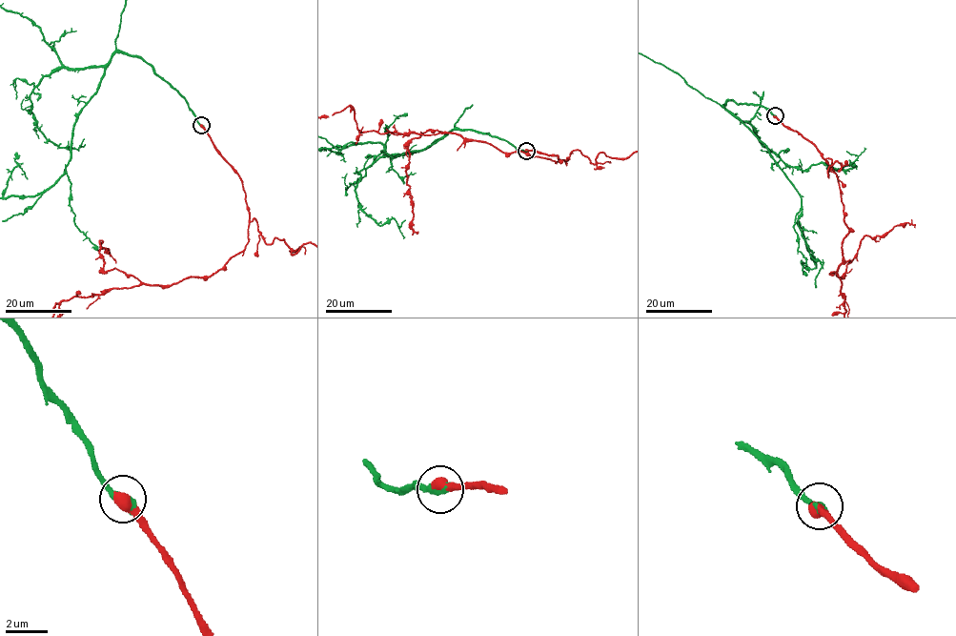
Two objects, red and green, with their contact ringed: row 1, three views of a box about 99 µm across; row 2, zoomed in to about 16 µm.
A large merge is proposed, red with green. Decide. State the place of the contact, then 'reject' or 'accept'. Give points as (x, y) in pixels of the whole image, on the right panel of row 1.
place (775, 115); accept

